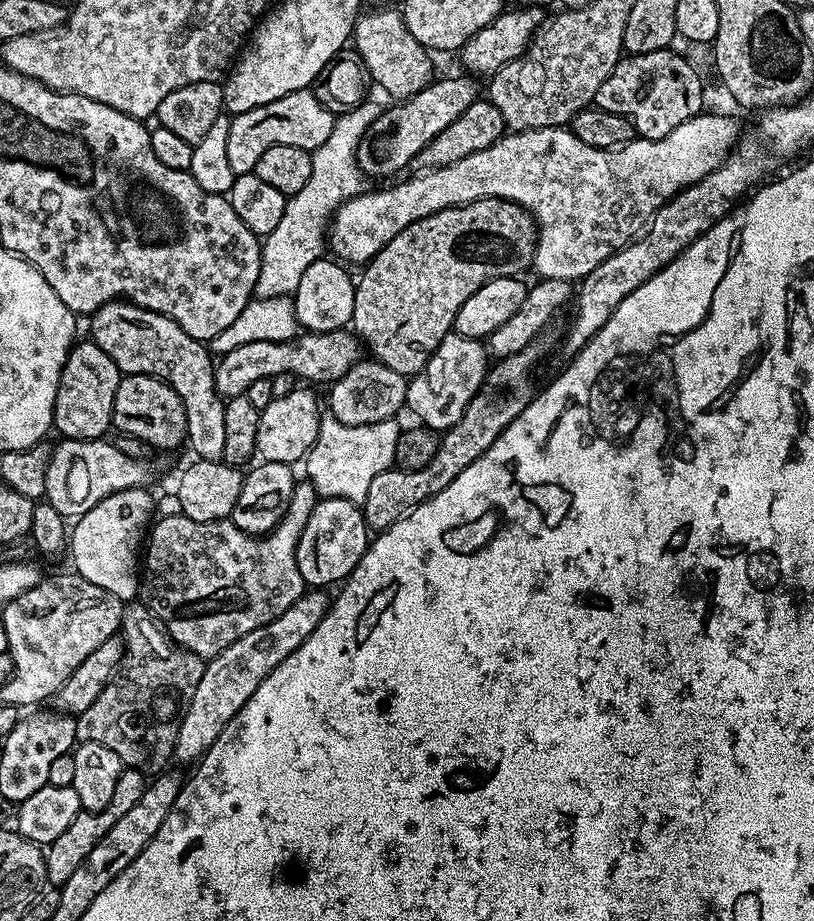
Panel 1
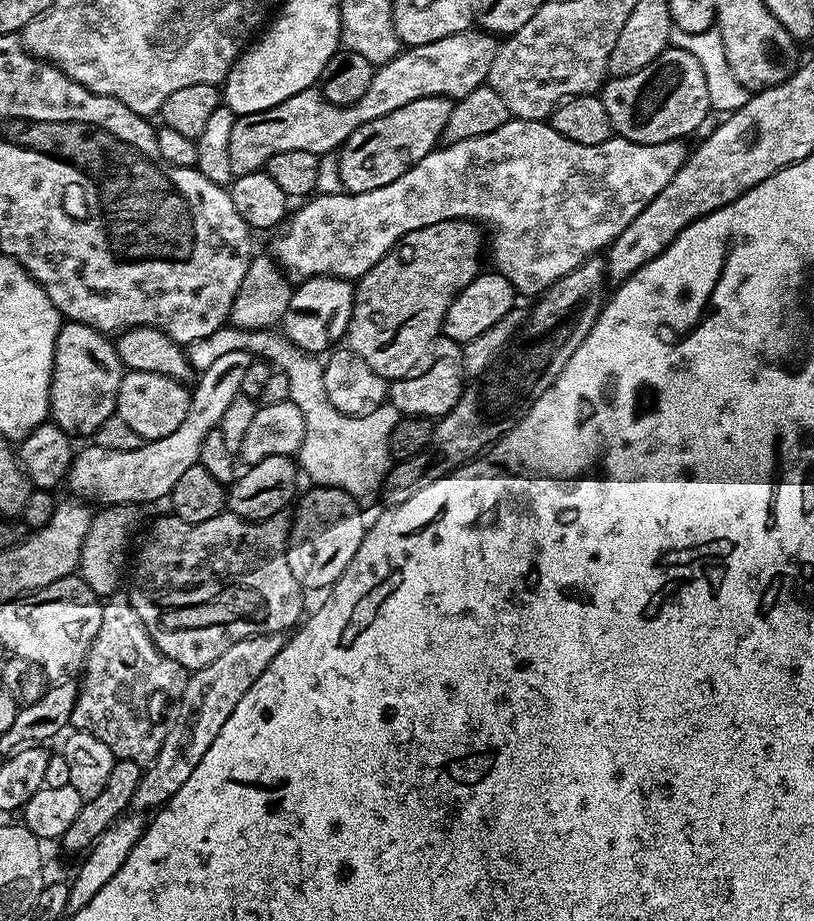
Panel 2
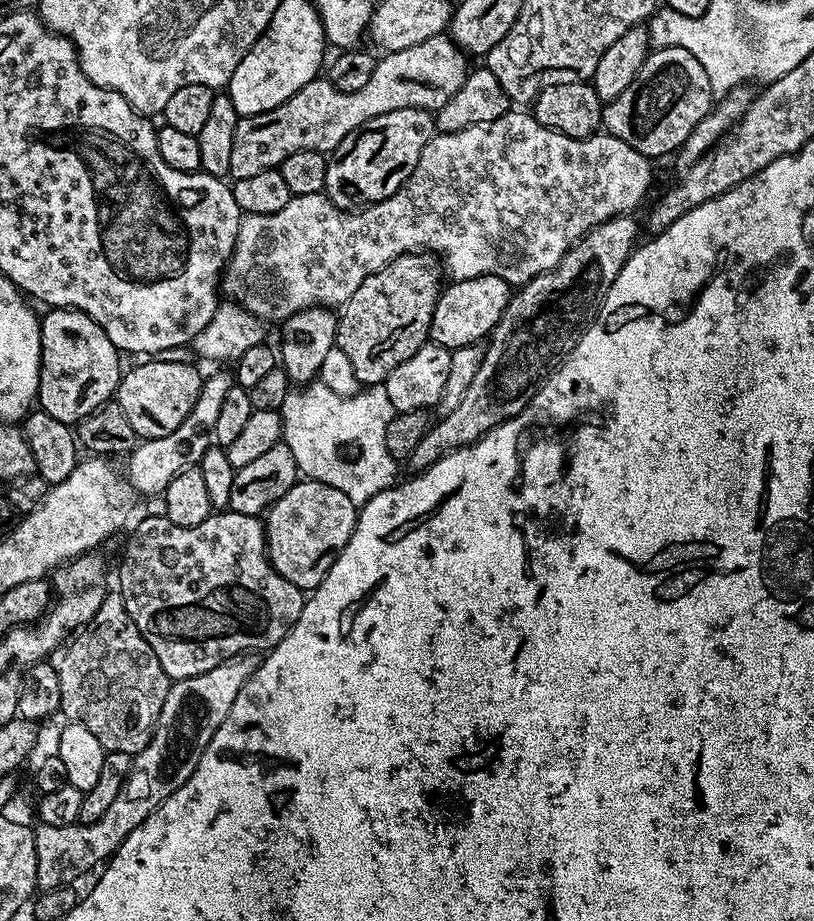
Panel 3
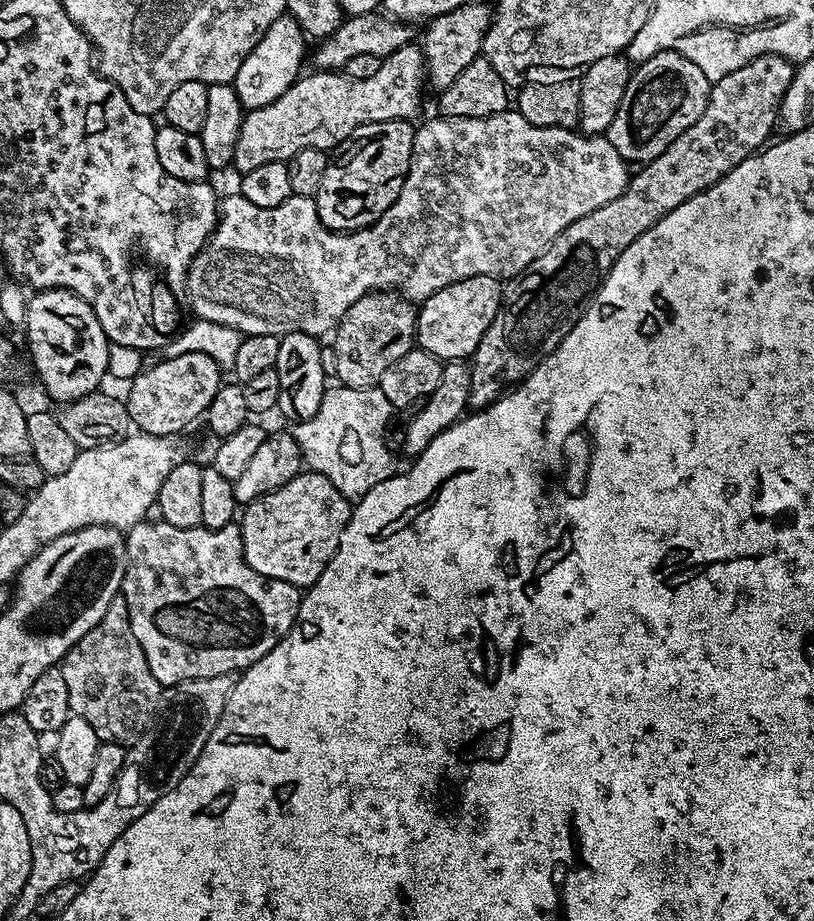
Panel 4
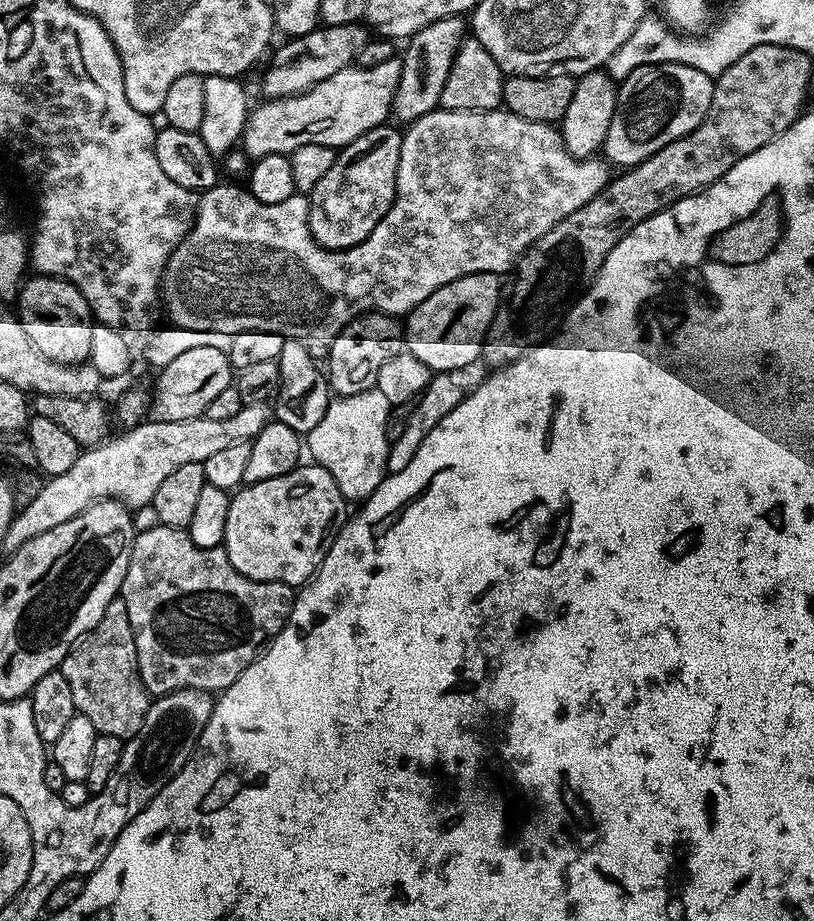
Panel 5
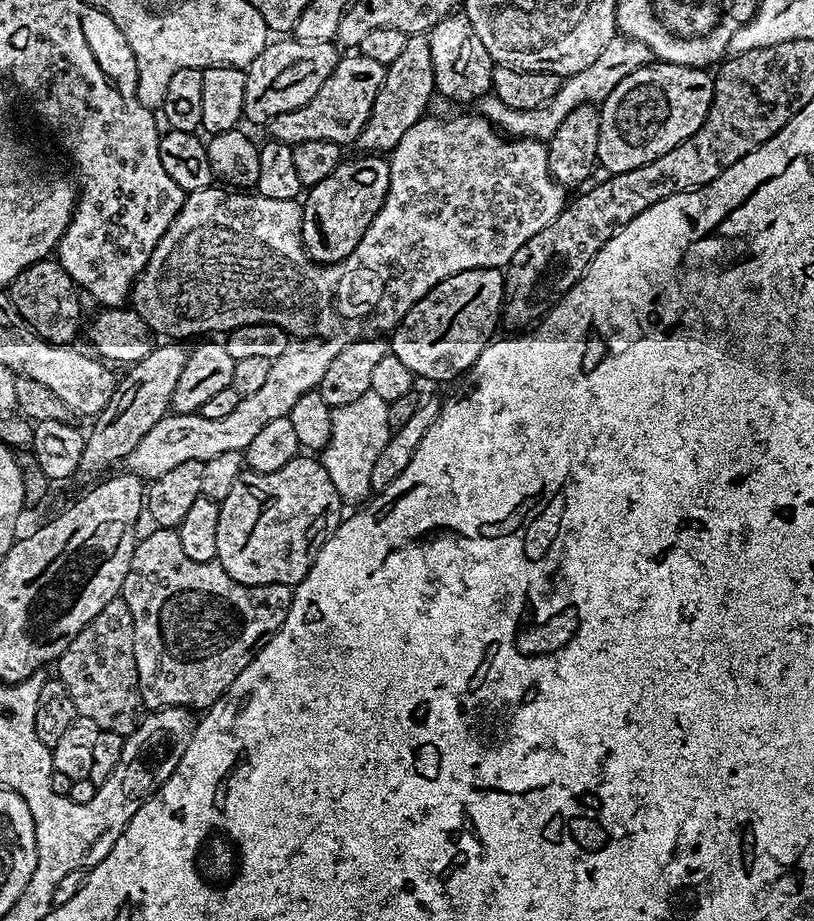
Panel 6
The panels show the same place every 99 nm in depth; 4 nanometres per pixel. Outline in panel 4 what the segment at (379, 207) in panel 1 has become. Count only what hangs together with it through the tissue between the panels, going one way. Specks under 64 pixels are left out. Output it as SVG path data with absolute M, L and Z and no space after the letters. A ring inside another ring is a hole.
M505 110L487 116L486 118L435 118L436 120L428 120L424 125L416 128L416 137L414 138L414 150L410 158L410 170L404 179L402 190L398 194L398 198L394 202L394 206L390 206L390 210L386 210L386 214L382 214L382 218L378 218L366 228L359 228L356 232L332 232L326 226L322 226L322 222L318 218L318 210L316 209L316 201L310 196L294 196L286 198L286 202L282 202L282 206L274 206L273 208L263 208L262 206L254 206L254 202L246 202L246 198L239 194L233 194L219 201L218 219L216 229L212 231L212 237L208 239L208 243L204 245L204 249L199 252L192 264L188 268L186 277L186 304L192 307L192 316L205 320L206 322L220 323L222 326L236 328L241 334L251 334L253 332L265 332L266 334L274 334L275 336L285 336L288 332L305 332L317 338L324 338L324 335L331 333L339 324L342 317L346 314L346 310L350 310L350 306L354 306L354 302L358 302L358 298L362 298L367 292L383 292L385 290L404 290L400 288L412 288L424 275L428 275L429 293L442 290L446 286L450 286L459 280L466 278L474 278L475 276L494 276L497 278L511 278L520 275L526 270L526 266L530 266L530 262L534 262L534 258L538 258L545 250L546 246L550 246L550 242L554 242L554 238L558 238L558 234L562 230L566 230L566 226L570 226L570 222L578 222L578 218L582 218L586 214L590 214L594 210L598 210L598 206L606 206L606 202L614 202L614 198L618 198L622 194L622 190L628 185L630 175L629 165L618 154L618 150L614 150L614 146L609 142L607 135L585 136L576 130L566 128L547 128L546 126L534 126L530 122L526 122L526 118L522 118L522 114L515 110Z

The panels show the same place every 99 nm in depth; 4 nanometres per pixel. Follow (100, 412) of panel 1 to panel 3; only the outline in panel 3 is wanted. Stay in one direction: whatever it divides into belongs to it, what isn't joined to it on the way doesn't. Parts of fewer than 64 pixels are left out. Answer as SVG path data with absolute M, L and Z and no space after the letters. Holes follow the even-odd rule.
M52 308L45 311L40 321L40 337L42 338L42 354L40 355L40 395L39 407L50 418L58 418L58 422L76 426L88 415L100 410L104 404L116 395L116 387L120 385L122 367L120 368L121 353L106 338L102 326L94 322L84 312L76 308Z

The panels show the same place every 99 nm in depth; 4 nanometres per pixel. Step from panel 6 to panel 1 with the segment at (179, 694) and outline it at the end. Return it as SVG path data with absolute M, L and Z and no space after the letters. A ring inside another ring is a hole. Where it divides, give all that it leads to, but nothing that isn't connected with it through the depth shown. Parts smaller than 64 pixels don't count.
M309 479L301 480L301 484L299 481L292 485L292 497L282 518L264 536L251 536L236 527L231 519L194 522L194 518L183 515L160 516L151 525L142 556L138 596L177 648L184 648L201 658L217 656L226 650L226 646L250 634L250 630L258 630L278 618L282 610L290 610L290 606L304 595L306 585L298 570L296 551L298 538L302 538L302 530L306 530L306 522L310 522L310 514L314 514L318 495Z

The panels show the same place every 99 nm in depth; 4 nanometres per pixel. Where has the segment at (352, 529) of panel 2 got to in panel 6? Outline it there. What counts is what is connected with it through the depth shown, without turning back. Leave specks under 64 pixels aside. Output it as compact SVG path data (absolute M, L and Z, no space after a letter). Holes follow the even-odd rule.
M308 454L298 455L290 462L286 462L286 466L282 466L282 470L274 470L273 472L245 470L241 472L238 482L234 482L234 487L230 489L230 494L226 494L226 498L219 501L219 505L218 554L216 555L216 560L226 570L226 574L230 574L230 578L234 578L240 584L287 584L289 586L299 584L302 578L306 578L306 574L310 570L318 550L322 550L326 538L330 538L330 534L337 528L342 519L342 511L340 512L342 510L342 503L338 490L334 488L334 484L331 482L331 478L321 464L321 461Z

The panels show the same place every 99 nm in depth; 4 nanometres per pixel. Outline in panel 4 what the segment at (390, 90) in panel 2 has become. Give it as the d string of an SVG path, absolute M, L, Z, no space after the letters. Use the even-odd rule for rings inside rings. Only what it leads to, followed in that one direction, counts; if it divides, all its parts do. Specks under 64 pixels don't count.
M419 43L404 44L394 54L381 59L378 70L370 78L352 80L336 70L312 70L312 73L301 75L293 82L290 90L274 102L261 108L245 111L242 130L238 130L238 146L234 146L232 164L237 173L243 174L263 166L265 162L287 161L298 150L307 148L335 149L358 126L366 126L370 122L386 122L387 120L412 120L420 108L420 95L426 89L426 69L424 66L424 49Z

